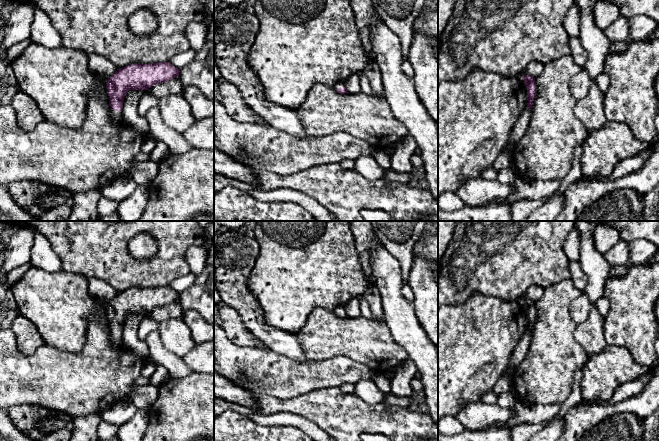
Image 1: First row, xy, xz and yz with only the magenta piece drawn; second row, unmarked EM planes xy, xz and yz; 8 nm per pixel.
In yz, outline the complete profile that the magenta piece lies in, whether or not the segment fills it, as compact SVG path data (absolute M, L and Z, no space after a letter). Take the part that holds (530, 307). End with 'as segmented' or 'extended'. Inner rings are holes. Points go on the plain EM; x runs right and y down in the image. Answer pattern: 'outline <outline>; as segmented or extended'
outline M523 299L522 303L526 308L527 313L527 331L524 333L522 339L517 344L513 354L511 355L509 360L509 368L504 372L504 374L509 374L510 371L513 371L514 368L518 366L521 361L525 358L529 349L531 333L534 322L536 320L536 307L535 302L530 299Z; extended

